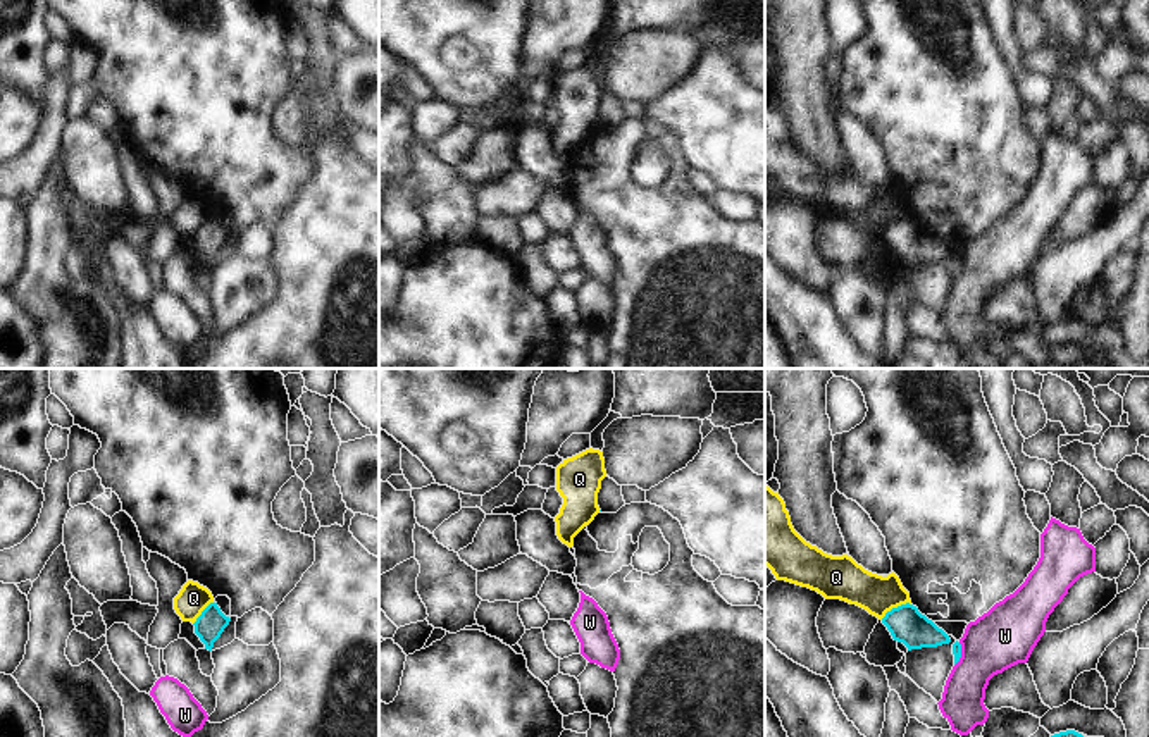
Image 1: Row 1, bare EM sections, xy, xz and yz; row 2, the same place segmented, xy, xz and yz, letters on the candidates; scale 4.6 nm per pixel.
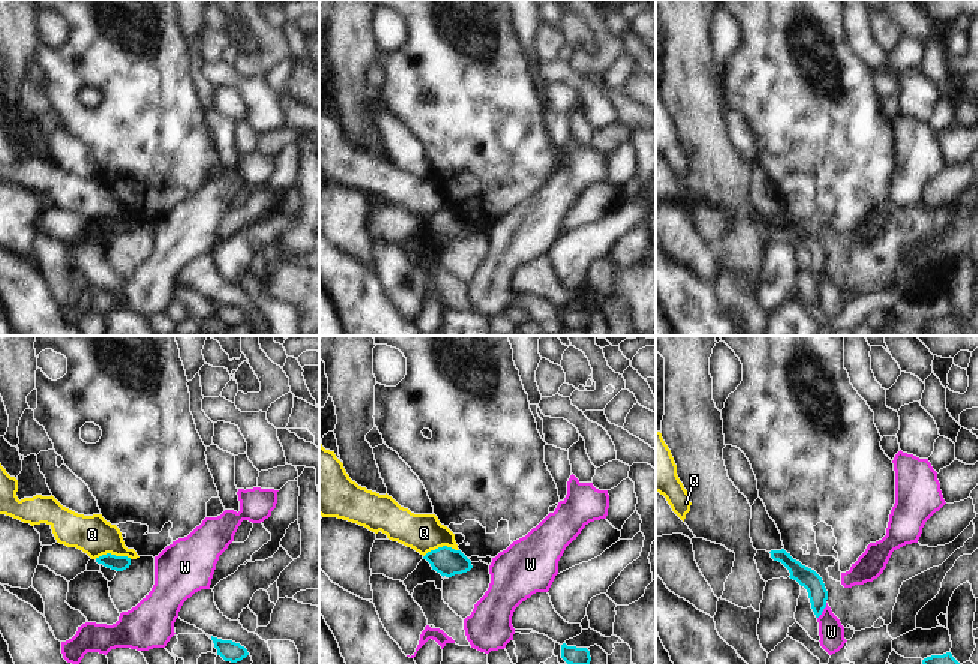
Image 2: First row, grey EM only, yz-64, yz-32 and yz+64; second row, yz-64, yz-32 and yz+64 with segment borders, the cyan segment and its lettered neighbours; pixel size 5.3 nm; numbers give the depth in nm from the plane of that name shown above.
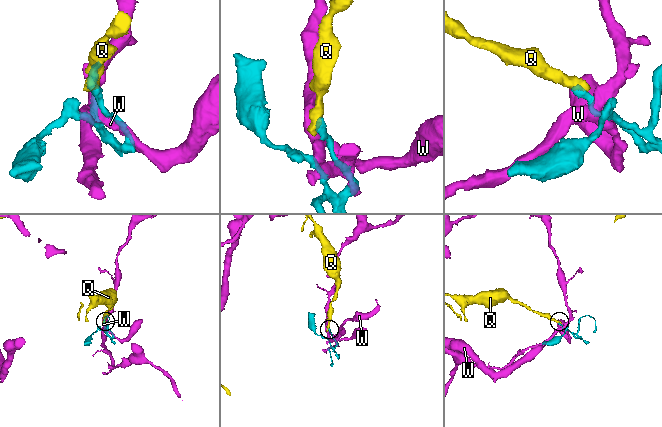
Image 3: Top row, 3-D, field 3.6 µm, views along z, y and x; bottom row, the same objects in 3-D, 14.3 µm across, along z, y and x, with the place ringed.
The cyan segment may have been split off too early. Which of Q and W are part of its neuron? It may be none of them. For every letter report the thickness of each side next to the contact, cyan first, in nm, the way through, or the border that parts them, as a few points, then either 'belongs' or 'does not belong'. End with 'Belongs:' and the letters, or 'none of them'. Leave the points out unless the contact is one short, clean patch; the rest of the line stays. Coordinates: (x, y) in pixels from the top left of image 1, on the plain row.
Q: calibres 170 and 180 nm; border yz (910, 217), (893, 221), (881, 233); does not belong
W: calibres 50 and 280 nm; border yz (960, 257), (960, 274), (955, 279); does not belong
Belongs: none of them

